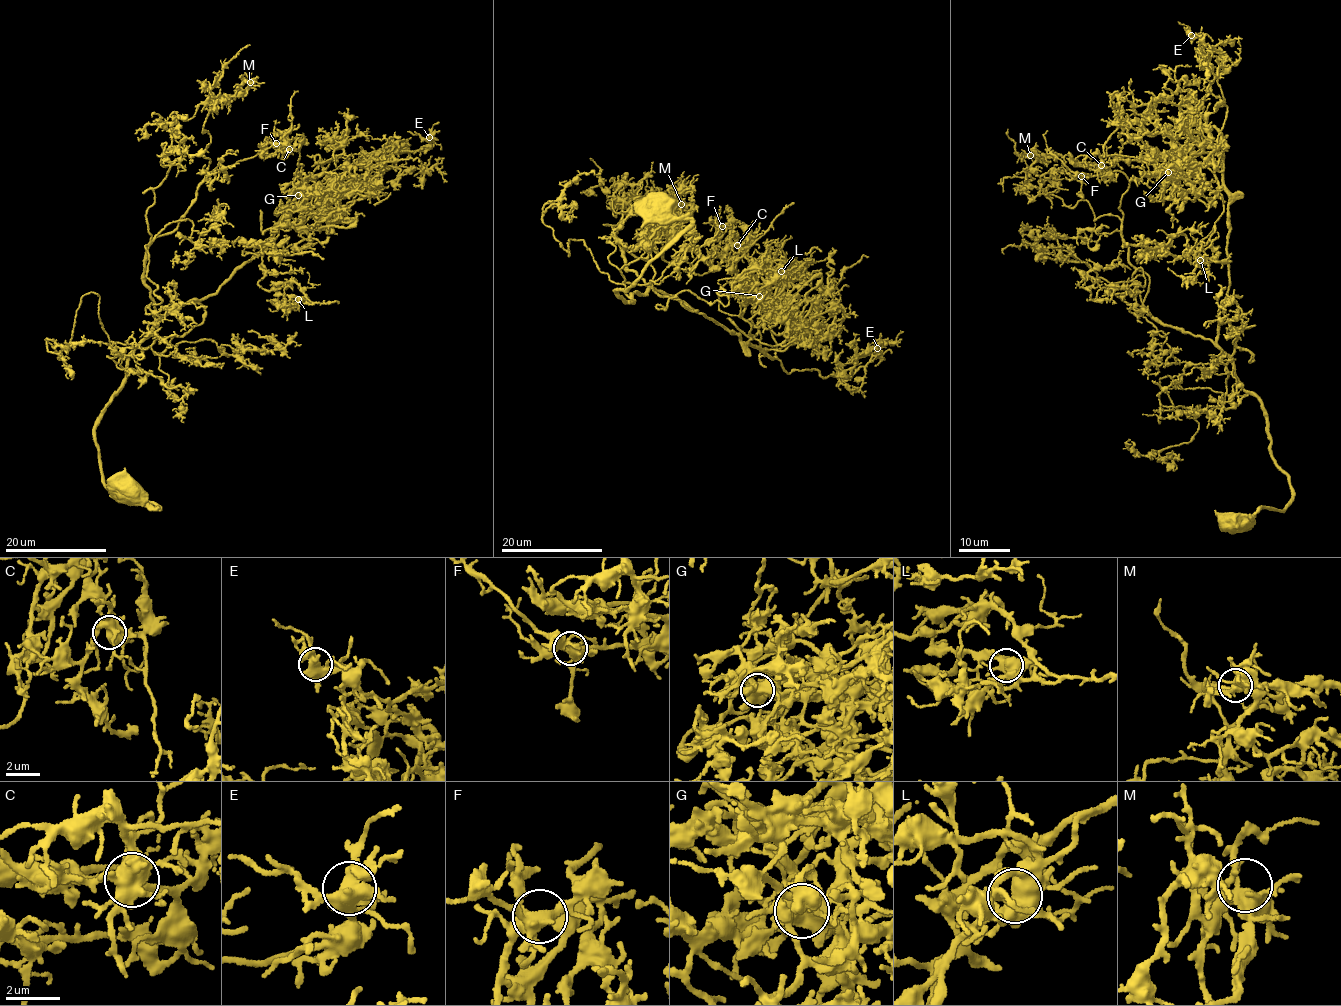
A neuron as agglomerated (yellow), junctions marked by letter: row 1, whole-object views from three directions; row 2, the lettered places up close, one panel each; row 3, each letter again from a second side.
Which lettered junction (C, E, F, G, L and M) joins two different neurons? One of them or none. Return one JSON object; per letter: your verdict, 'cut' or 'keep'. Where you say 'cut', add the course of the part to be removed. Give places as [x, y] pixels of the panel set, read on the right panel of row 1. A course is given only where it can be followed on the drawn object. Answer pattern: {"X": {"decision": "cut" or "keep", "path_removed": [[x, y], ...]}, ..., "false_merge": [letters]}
{"C": {"decision": "keep"}, "E": {"decision": "keep"}, "F": {"decision": "keep"}, "G": {"decision": "cut", "path_removed": [[1168, 171], [1171, 181], [1188, 131], [1154, 128], [1144, 132], [1127, 126], [1156, 100], [1145, 92]]}, "L": {"decision": "keep"}, "M": {"decision": "keep"}, "false_merge": ["G"]}

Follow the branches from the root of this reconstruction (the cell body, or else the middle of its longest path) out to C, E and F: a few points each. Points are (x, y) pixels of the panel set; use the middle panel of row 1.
C: (657, 206), (690, 224), (615, 291), (624, 303), (648, 287), (621, 251), (703, 275), (737, 245)
E: (657, 206), (690, 224), (615, 291), (622, 302), (655, 287), (788, 373), (841, 379), (877, 348)
F: (657, 206), (690, 224), (615, 291), (624, 303), (648, 287), (621, 251), (703, 275), (722, 226)

